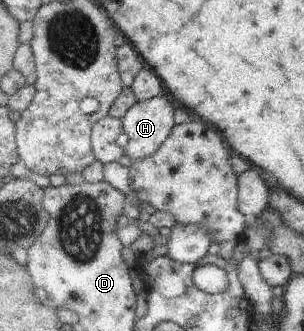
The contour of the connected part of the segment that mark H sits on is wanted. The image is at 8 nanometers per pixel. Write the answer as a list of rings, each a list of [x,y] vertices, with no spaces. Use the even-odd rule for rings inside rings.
[[[163,94],[161,97],[155,97],[145,103],[137,102],[136,105],[122,118],[124,122],[124,149],[125,154],[130,158],[131,162],[143,160],[152,157],[162,144],[171,136],[171,131],[176,125],[176,109],[171,106],[167,99],[171,95]]]

